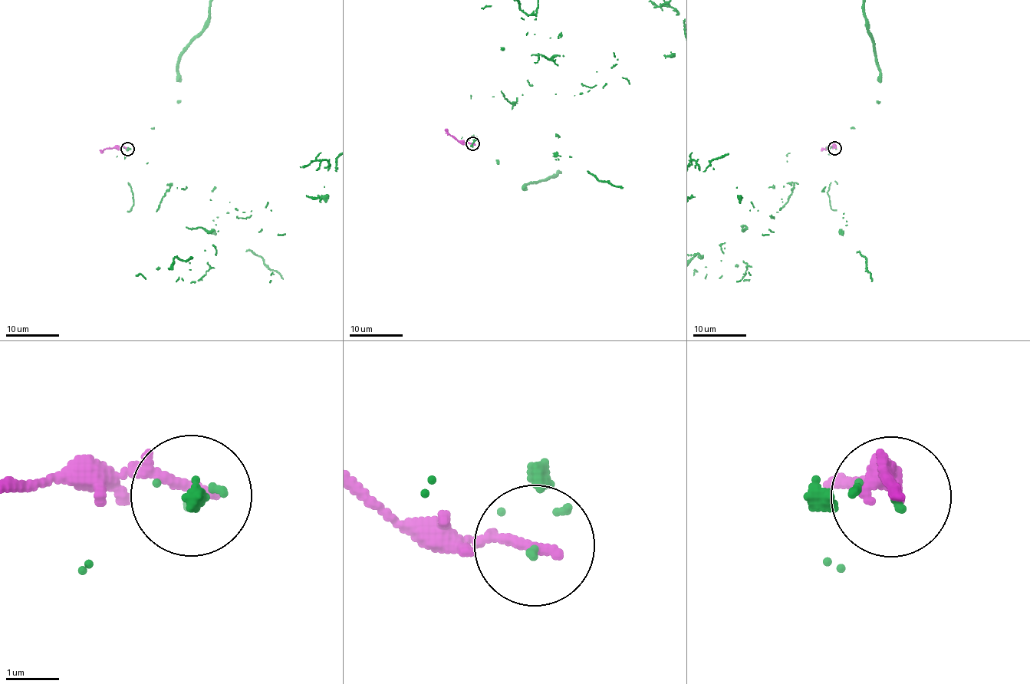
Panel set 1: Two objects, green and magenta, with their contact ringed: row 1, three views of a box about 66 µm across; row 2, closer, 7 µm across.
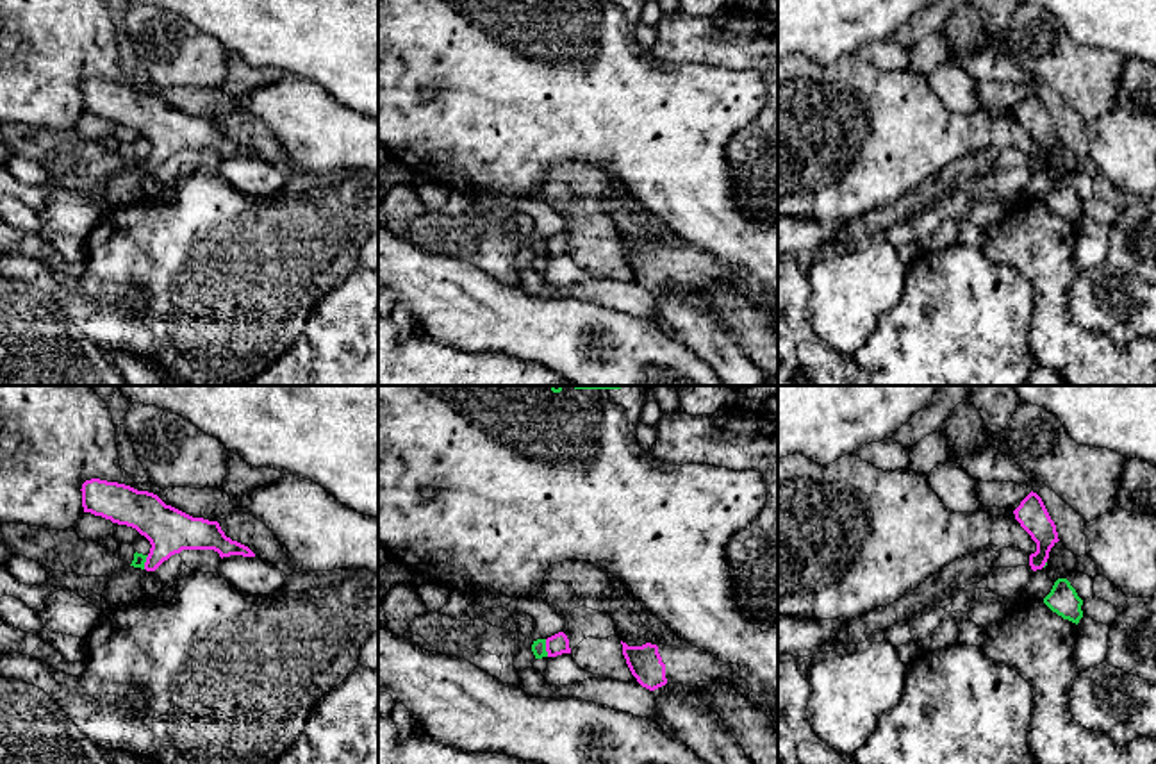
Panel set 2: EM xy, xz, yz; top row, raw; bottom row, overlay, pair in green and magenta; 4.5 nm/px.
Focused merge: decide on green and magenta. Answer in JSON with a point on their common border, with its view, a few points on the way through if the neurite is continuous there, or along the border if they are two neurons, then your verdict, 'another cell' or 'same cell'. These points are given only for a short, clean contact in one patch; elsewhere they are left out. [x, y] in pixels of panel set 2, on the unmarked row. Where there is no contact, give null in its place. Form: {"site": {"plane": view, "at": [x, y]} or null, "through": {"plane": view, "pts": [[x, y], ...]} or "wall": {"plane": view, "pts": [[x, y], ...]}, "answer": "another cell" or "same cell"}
{"site": {"plane": "xz", "at": [544, 249]}, "wall": {"plane": "xz", "pts": [[544, 240], [548, 256]]}, "answer": "another cell"}

